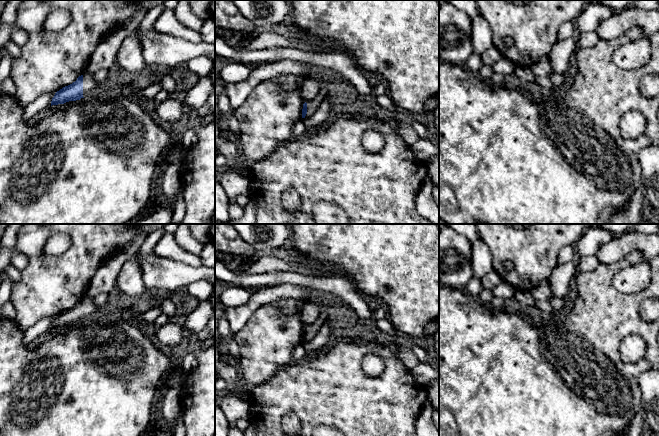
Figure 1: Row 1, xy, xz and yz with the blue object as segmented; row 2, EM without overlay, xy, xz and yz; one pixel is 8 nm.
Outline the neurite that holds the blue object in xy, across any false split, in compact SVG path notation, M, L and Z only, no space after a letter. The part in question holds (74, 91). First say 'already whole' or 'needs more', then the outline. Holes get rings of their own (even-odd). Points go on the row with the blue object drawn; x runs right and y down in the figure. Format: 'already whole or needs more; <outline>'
needs more; M85 71L72 84L57 91L52 98L51 106L64 104L69 101L76 101L98 91L98 84L92 75Z

